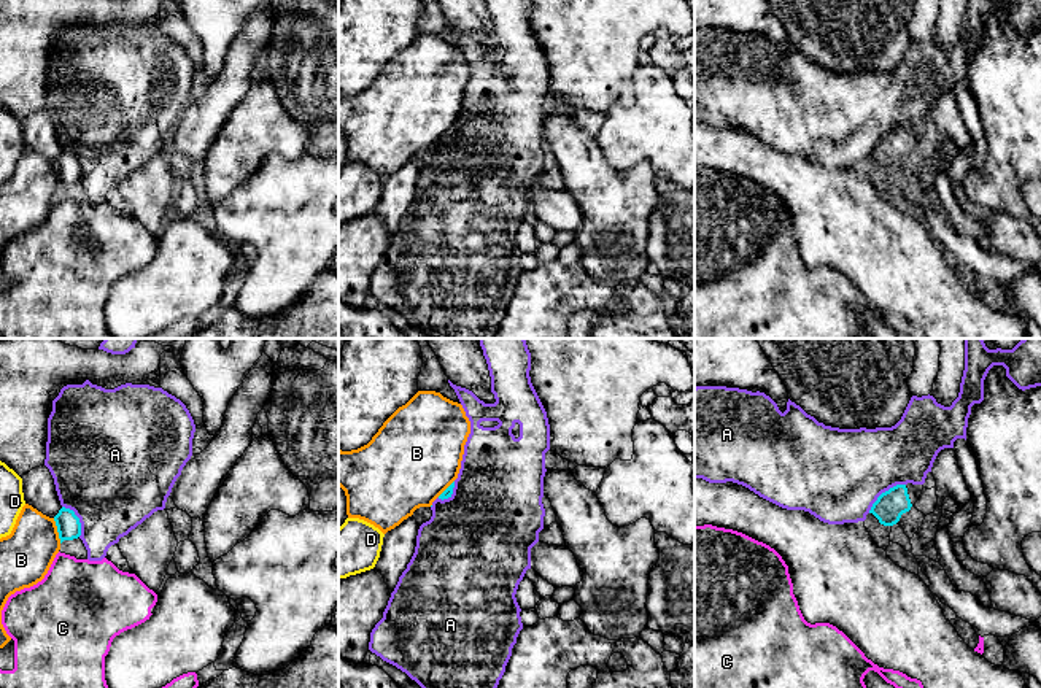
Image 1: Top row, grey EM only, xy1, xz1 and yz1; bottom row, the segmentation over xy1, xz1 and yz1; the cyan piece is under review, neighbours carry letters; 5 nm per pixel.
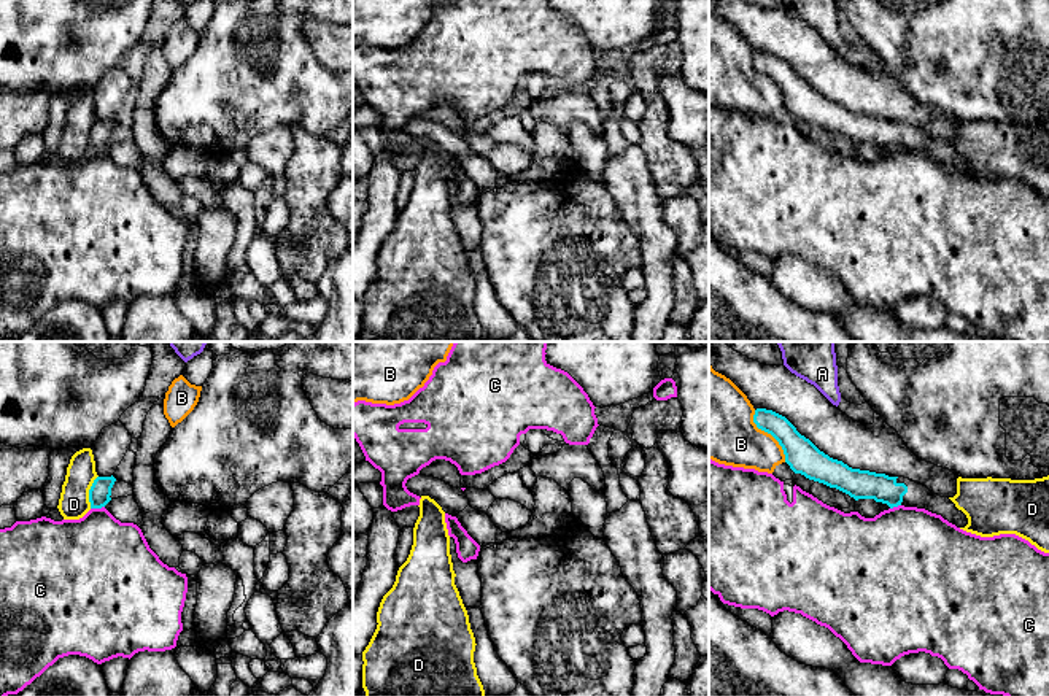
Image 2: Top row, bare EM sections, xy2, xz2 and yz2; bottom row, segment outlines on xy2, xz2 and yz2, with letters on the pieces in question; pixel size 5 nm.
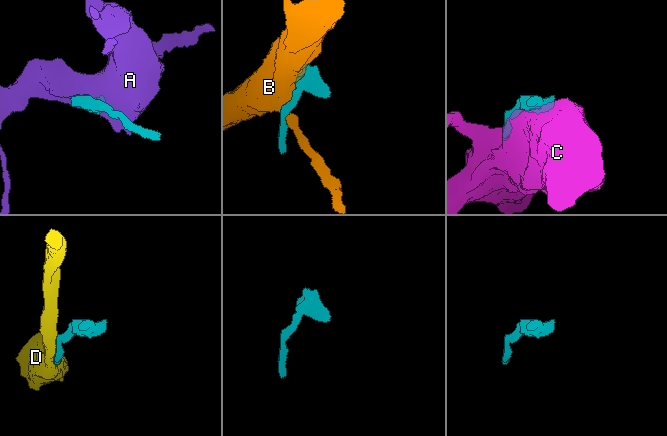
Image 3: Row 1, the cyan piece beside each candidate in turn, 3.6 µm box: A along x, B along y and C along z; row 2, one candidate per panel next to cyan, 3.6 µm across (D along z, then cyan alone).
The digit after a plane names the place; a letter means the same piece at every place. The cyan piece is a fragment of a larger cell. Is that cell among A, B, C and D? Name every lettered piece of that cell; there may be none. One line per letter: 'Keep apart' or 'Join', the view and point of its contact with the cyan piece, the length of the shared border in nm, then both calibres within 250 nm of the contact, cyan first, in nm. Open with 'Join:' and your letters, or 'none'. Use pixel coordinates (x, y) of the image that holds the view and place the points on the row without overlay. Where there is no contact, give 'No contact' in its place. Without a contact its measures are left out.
Join: none
A: Keep apart. Touches cyan at yz1 (886, 135). Shared border 240 nm. Thickness 150 nm (cyan) against 460 nm
B: Keep apart. Touches cyan at yz2 (770, 77). Shared border 300 nm. Thickness 170 nm (cyan) against 340 nm
C: Keep apart. Touches cyan at xy2 (97, 151). Shared border 70 nm. Thickness 110 nm (cyan) against 420 nm
D: Keep apart. Touches cyan at xy2 (89, 135). Shared border 170 nm. Thickness 110 nm (cyan) against 160 nm

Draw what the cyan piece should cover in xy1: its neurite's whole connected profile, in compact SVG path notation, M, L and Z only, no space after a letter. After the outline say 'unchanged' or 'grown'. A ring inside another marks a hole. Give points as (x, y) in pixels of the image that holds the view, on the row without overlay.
M62 151L54 160L60 187L64 184L73 184L81 180L81 167L73 154Z; unchanged

